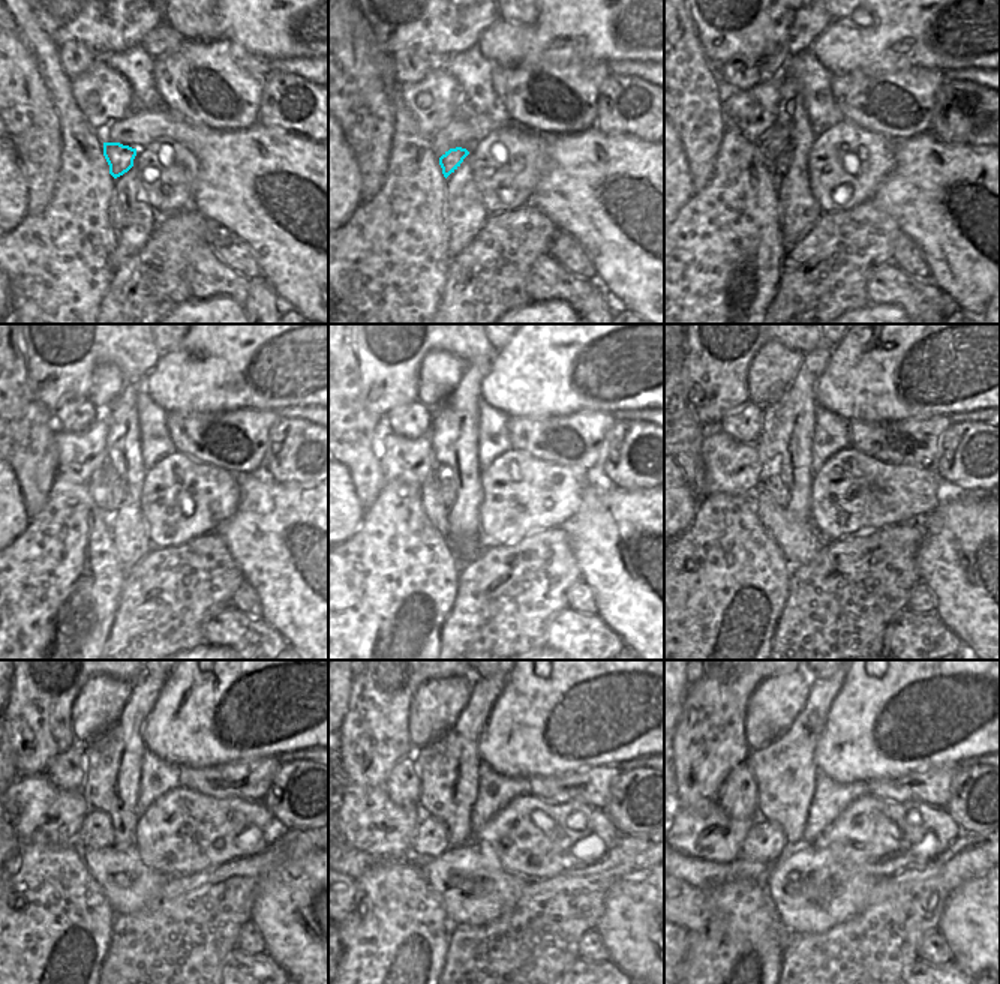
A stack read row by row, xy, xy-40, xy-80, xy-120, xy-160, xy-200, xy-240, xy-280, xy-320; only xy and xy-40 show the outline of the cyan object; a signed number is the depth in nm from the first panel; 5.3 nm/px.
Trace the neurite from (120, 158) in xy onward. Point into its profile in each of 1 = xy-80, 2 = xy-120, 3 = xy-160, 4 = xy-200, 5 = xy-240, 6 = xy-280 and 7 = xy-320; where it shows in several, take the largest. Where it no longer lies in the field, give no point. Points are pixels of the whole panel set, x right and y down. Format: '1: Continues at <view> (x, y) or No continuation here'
1: Continues at xy-80 (783, 162)
2: Continues at xy-120 (117, 492)
3: Continues at xy-160 (447, 488)
4: Continues at xy-200 (777, 491)
5: Continues at xy-240 (96, 831)
6: Continues at xy-280 (431, 839)
7: Continues at xy-320 (765, 842).

